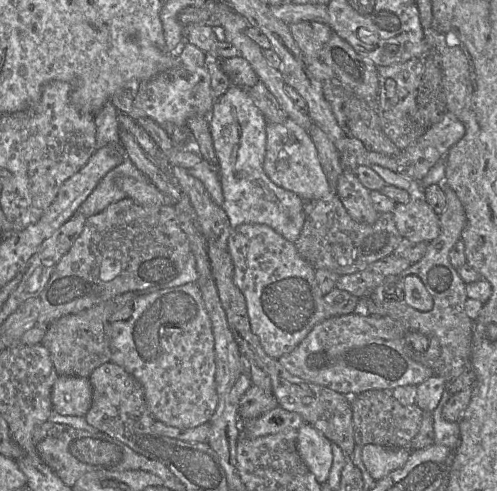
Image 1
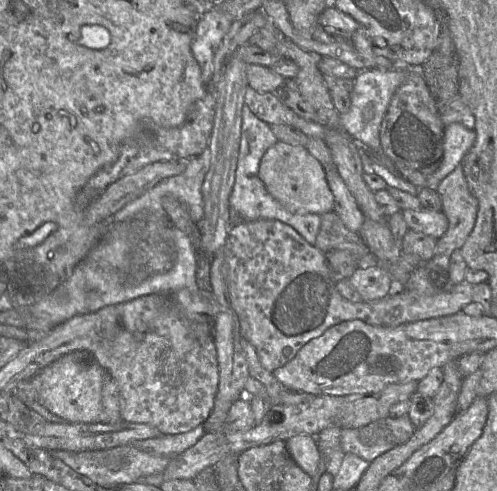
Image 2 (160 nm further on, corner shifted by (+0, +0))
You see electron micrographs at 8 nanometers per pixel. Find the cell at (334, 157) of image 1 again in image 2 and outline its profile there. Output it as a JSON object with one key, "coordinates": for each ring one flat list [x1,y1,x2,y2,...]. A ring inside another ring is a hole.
{"coordinates":[[335,167,327,169,325,172,327,183,334,196,333,211,350,231,359,233,365,216,359,209,355,198]]}

